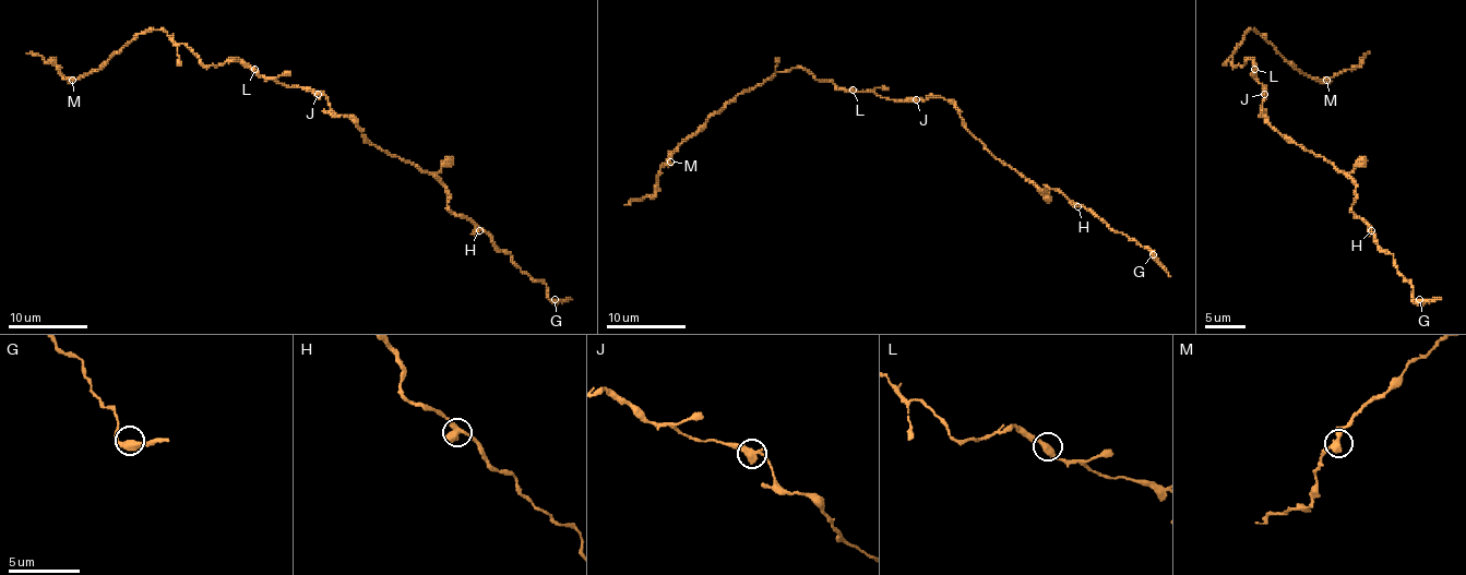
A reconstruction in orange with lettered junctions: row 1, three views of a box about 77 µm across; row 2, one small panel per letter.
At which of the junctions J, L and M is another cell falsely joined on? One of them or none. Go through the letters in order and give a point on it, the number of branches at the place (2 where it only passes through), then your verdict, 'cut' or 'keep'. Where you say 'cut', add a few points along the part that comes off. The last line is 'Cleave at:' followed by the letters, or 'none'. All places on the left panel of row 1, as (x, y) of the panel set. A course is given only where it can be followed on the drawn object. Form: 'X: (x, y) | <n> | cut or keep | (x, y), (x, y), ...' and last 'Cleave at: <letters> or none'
J: (318, 94) | 2 | keep
L: (254, 69) | 2 | keep
M: (72, 80) | 2 | keep
Cleave at: none

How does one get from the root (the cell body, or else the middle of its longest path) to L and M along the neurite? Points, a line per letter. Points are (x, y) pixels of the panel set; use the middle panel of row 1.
L: (920, 99), (886, 99), (872, 92), (853, 90)
M: (920, 99), (886, 99), (872, 92), (838, 90), (801, 68), (791, 68), (729, 99), (678, 147), (670, 162)

